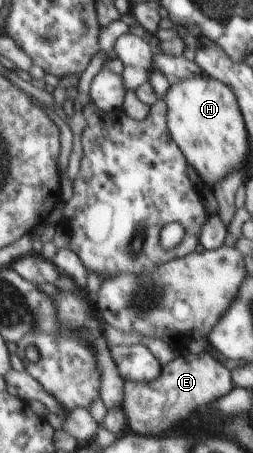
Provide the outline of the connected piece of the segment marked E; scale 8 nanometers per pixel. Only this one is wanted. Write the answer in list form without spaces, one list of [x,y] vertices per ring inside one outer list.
[[[210,353],[179,356],[164,366],[162,374],[150,383],[126,381],[122,409],[132,432],[145,437],[160,437],[180,422],[188,420],[192,412],[196,412],[194,408],[208,407],[233,388],[231,371]]]

